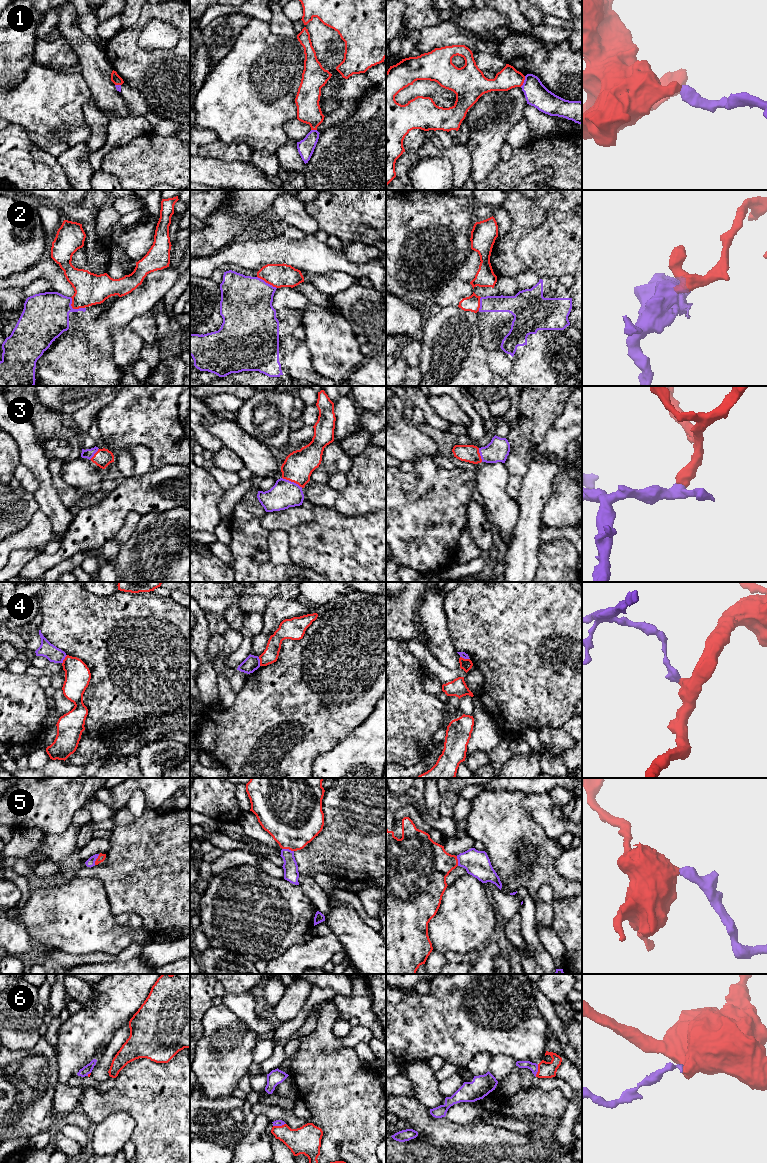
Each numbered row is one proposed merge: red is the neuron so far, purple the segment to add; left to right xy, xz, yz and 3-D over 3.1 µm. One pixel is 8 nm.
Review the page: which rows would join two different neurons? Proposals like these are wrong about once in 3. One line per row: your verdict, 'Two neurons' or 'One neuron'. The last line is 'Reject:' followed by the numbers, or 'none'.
1: Two neurons
2: Two neurons
3: One neuron
4: Two neurons
5: One neuron
6: Two neurons
Reject: 1, 2, 4, 6

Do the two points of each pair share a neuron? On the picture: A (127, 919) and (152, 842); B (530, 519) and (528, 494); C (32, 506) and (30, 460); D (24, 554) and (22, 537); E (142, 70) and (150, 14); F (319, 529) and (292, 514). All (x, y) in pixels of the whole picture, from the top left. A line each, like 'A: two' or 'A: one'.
A: two
B: one
C: two
D: two
E: one
F: two

